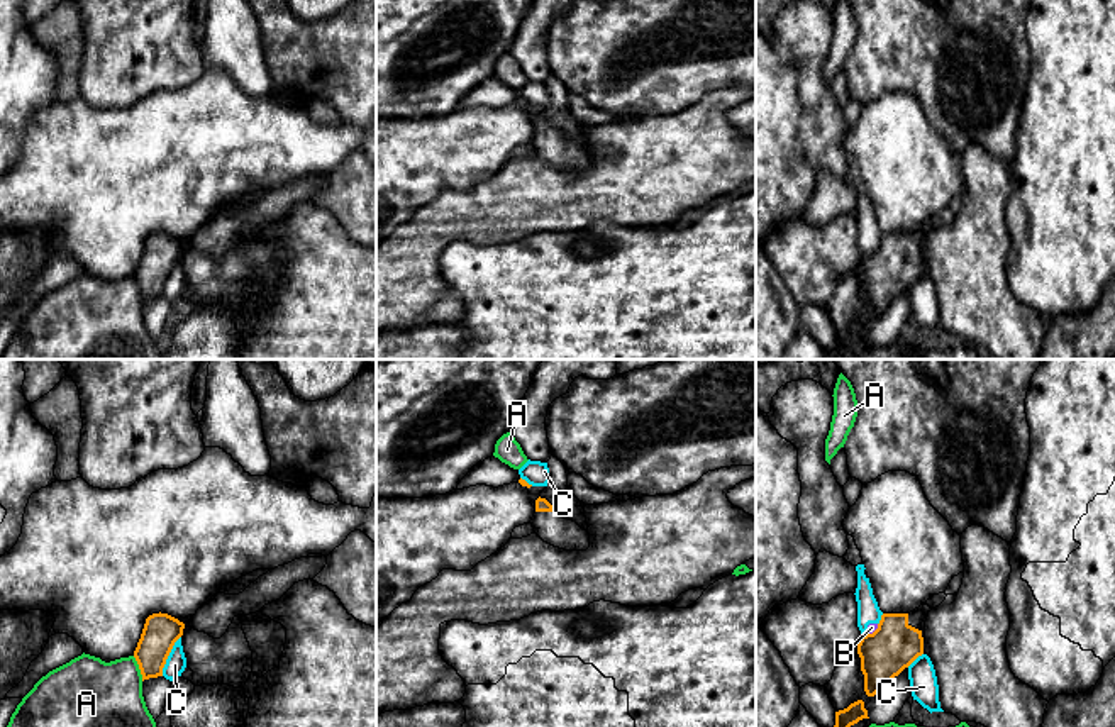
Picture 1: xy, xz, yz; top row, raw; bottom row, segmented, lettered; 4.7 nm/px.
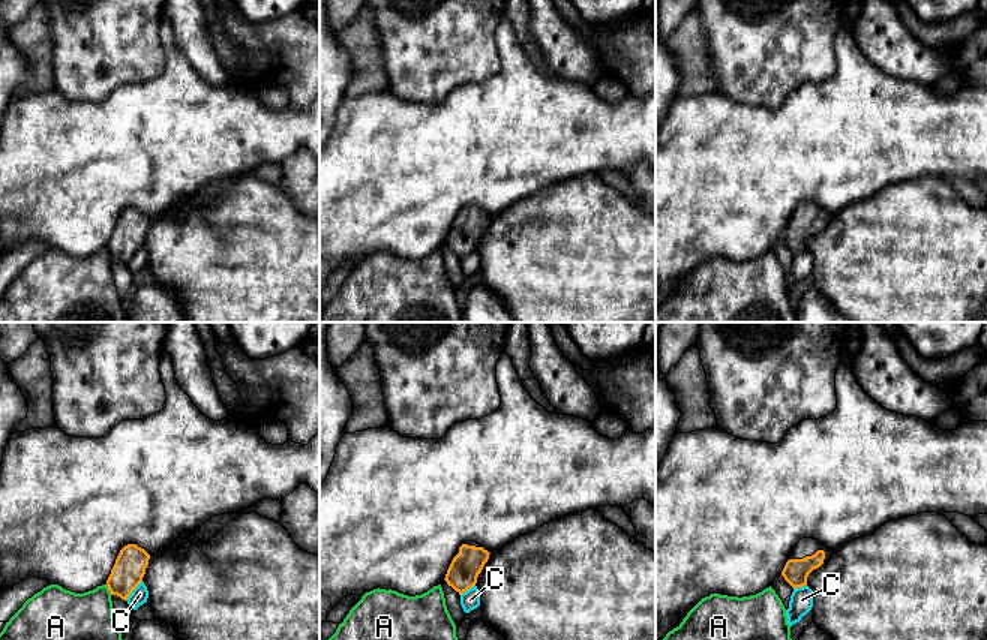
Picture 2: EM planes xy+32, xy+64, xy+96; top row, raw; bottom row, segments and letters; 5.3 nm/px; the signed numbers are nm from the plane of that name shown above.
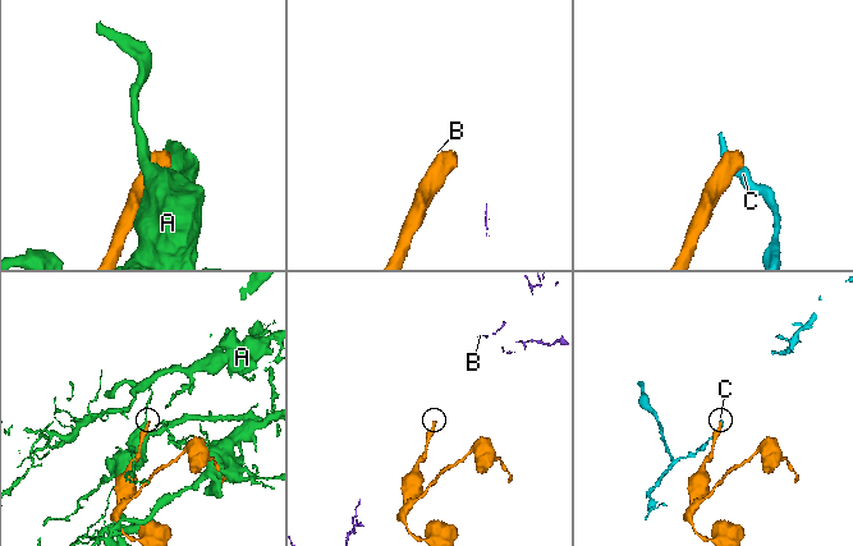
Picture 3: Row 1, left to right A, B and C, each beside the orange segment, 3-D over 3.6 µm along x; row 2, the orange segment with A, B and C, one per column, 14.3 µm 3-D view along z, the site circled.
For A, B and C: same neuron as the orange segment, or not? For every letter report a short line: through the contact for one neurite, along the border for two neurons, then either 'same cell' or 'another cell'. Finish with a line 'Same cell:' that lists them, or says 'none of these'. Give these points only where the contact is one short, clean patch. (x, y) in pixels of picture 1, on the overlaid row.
A: another cell
B: line yz (878, 624), (868, 634); another cell
C: line xy (180, 636), (161, 675); another cell
Same cell: none of these

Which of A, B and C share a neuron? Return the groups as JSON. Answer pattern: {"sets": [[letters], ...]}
{"sets": [["A"], ["B", "C"]]}

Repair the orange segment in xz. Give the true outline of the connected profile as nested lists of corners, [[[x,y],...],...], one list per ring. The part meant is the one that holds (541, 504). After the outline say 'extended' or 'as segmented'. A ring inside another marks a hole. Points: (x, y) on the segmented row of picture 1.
[[[546,498],[535,500],[535,513],[530,524],[534,532],[554,547],[564,551],[586,551],[590,547],[588,530],[564,517]]] | extended

